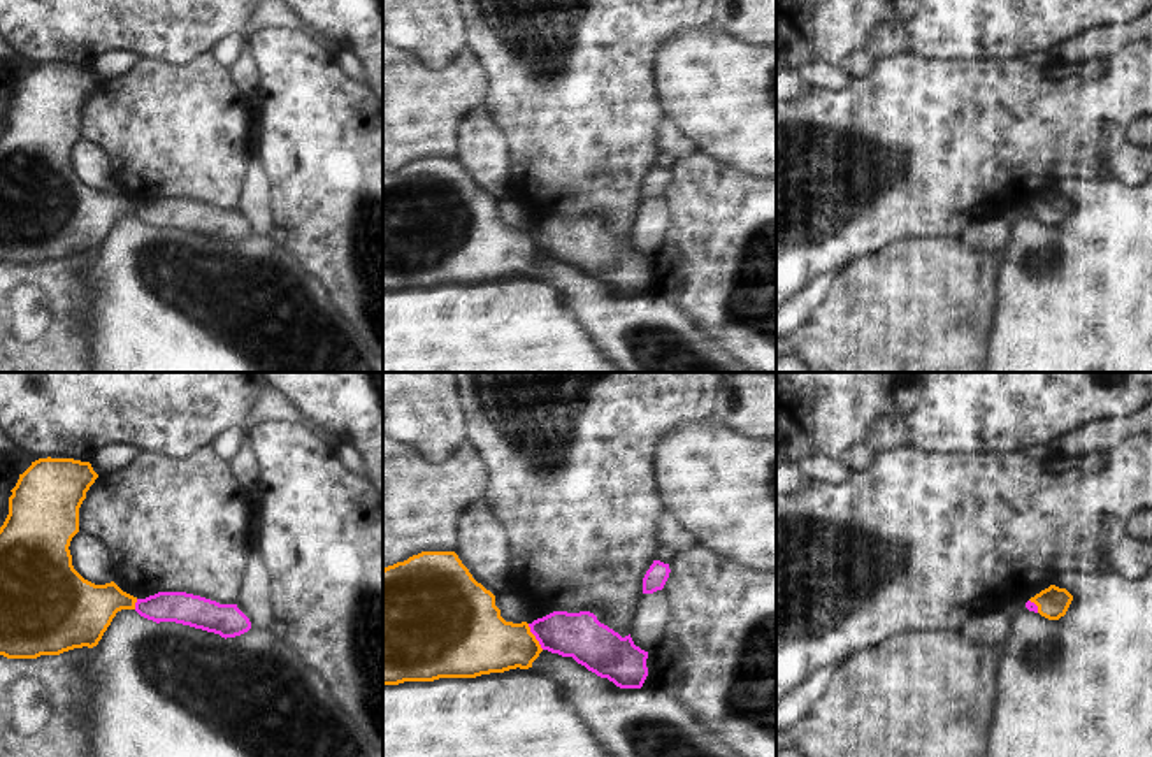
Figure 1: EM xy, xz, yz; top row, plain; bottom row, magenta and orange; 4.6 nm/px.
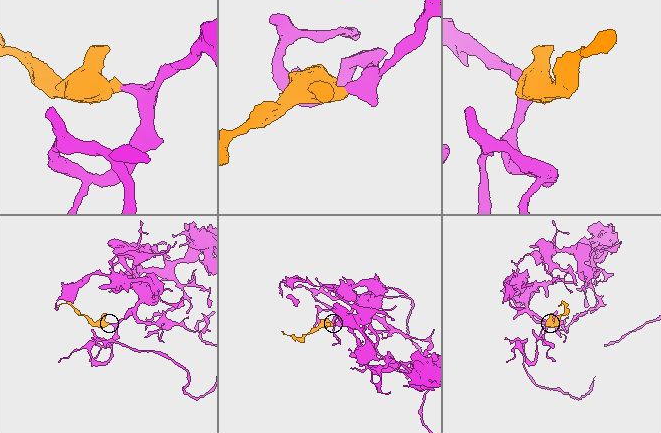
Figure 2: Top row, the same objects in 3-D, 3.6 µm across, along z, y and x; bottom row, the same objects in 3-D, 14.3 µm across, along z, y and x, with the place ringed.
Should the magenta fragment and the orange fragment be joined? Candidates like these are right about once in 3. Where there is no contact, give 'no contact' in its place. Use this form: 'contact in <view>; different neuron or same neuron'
contact in xz; different neuron

